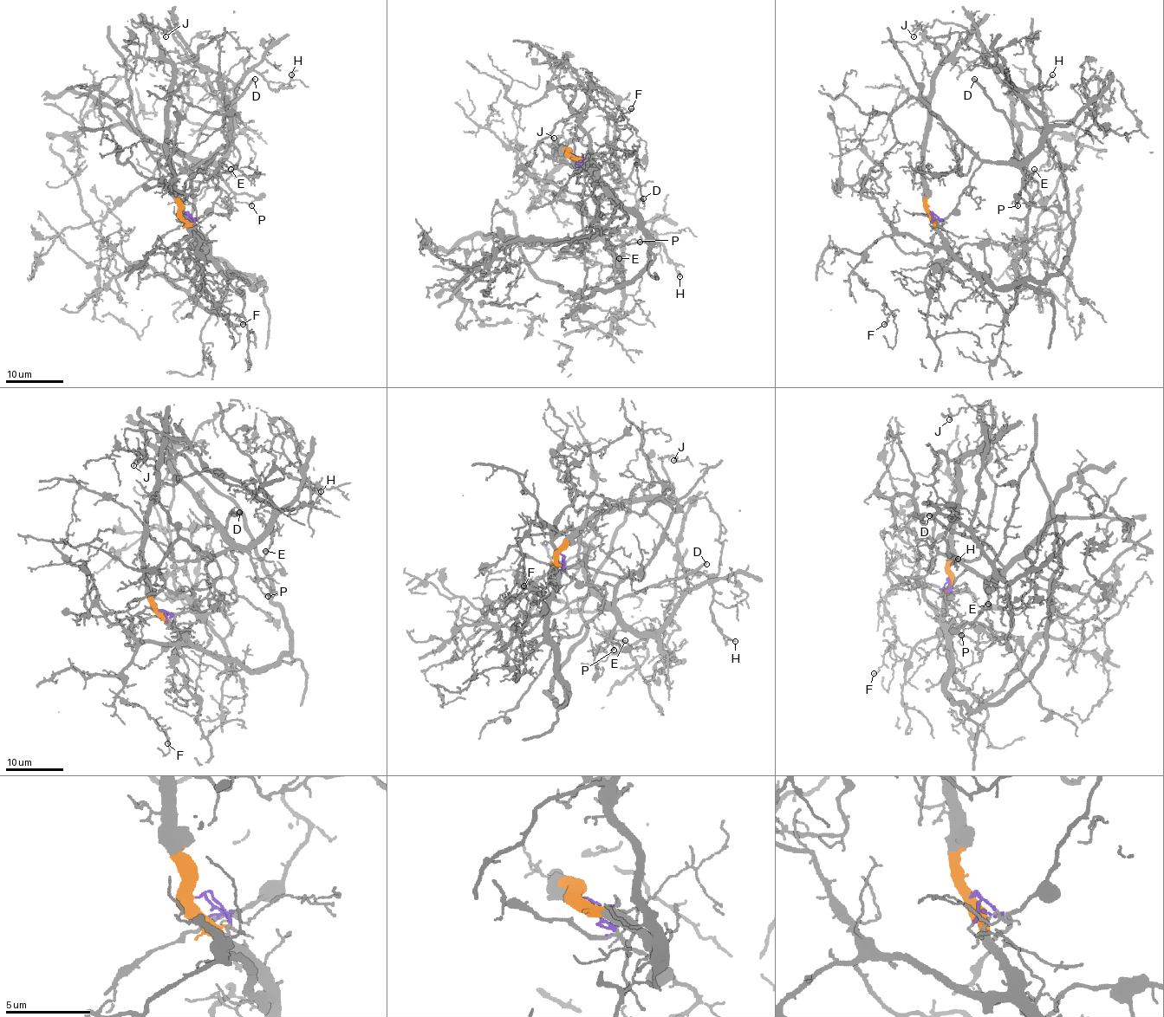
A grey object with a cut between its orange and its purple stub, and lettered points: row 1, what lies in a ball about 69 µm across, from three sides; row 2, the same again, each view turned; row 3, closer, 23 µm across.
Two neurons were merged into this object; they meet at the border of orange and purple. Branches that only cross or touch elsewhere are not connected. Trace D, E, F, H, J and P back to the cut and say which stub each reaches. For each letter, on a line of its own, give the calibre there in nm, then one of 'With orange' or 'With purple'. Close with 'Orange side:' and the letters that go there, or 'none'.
D: Thickness 260 nm. With purple
E: Thickness 100 nm. With purple
F: Thickness 110 nm. With orange
H: Thickness 90 nm. With purple
J: Thickness 120 nm. With purple
P: Thickness 70 nm. With purple
Orange side: F

